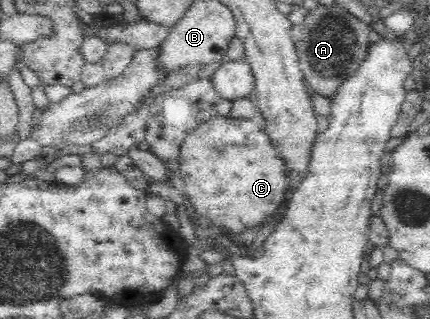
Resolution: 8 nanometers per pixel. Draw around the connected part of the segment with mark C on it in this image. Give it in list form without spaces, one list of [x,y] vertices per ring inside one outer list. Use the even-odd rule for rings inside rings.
[[[227,116],[200,122],[183,141],[179,159],[193,208],[232,235],[263,224],[287,199],[285,169],[259,119]]]

